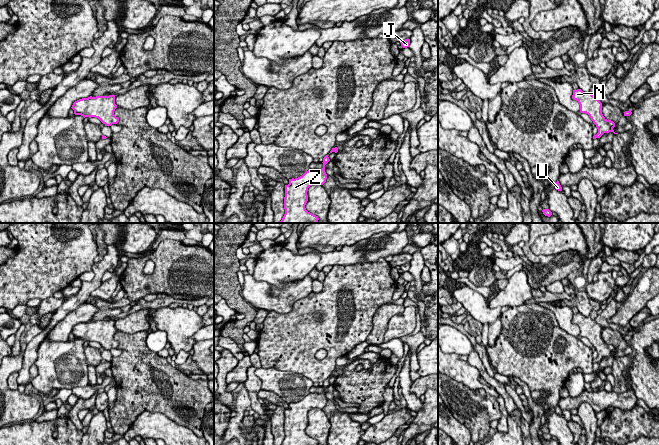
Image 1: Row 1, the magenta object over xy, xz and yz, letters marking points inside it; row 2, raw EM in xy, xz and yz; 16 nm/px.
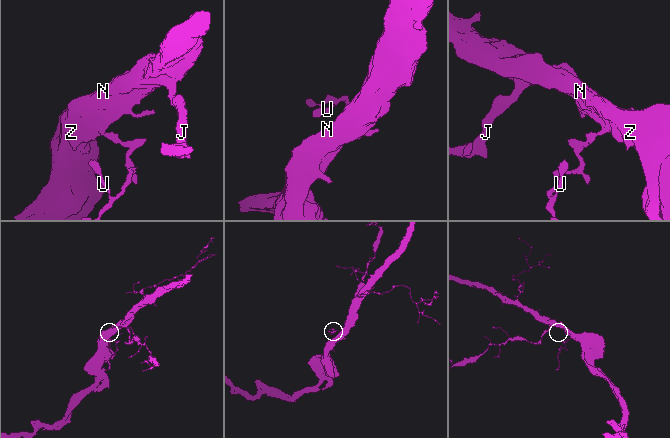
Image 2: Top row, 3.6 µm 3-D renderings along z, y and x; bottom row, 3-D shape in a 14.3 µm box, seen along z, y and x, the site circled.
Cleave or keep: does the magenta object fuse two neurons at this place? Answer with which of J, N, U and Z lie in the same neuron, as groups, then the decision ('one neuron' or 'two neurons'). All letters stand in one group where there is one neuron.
J N Z / U | two neurons

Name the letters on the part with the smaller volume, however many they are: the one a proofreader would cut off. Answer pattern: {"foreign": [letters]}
{"foreign": ["U"]}

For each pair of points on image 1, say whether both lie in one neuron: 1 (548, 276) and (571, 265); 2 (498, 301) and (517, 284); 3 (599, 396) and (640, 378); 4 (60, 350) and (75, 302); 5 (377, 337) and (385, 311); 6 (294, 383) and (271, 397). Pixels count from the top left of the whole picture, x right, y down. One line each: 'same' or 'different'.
1: same
2: same
3: different
4: different
5: same
6: different

